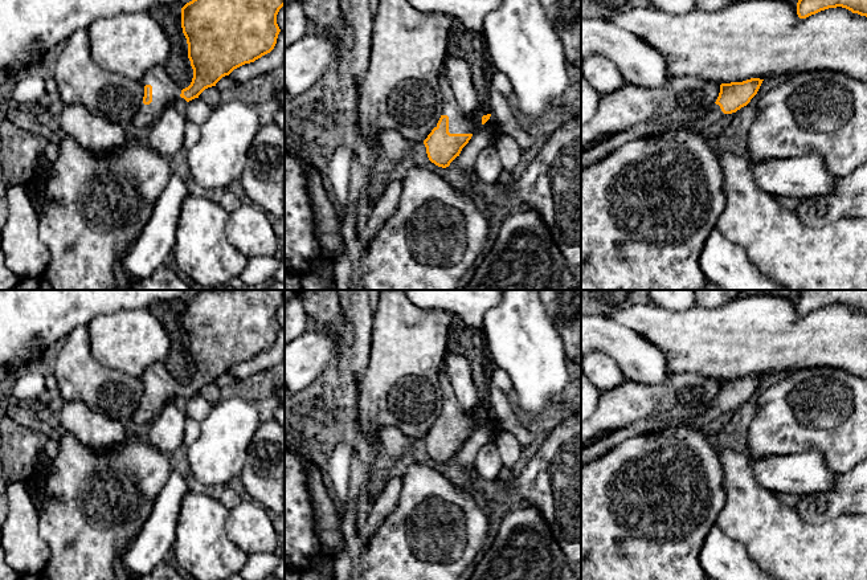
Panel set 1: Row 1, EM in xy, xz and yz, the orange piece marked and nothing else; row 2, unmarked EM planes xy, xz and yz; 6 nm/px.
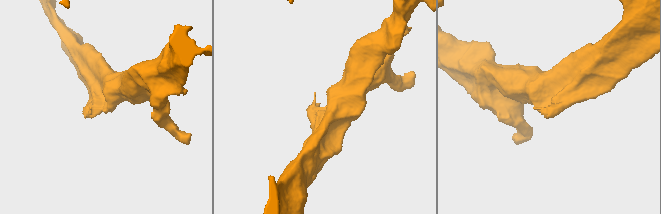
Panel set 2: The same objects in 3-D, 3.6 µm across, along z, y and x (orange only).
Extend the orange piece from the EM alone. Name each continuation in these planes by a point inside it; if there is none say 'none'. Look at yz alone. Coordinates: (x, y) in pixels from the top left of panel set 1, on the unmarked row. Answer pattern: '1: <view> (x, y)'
1: yz (653, 424)

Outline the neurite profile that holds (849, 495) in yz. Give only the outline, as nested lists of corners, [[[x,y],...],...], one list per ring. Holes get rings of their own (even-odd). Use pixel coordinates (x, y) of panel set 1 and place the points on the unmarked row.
[[[867,459],[837,475],[831,490],[801,497],[793,507],[809,523],[825,523],[843,514],[867,515]]]

